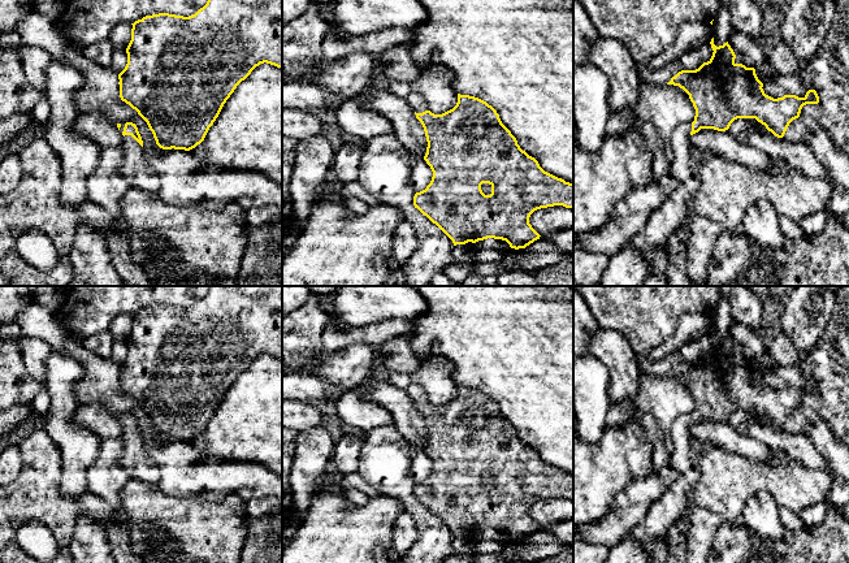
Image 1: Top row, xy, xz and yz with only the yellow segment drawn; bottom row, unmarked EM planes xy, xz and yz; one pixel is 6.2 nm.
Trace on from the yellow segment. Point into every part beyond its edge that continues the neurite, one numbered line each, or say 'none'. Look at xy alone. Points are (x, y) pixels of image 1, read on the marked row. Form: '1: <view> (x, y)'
1: xy (135, 169)

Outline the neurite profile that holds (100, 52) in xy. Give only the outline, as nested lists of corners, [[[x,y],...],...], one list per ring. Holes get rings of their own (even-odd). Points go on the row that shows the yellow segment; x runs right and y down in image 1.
[[[109,39],[99,40],[88,46],[82,47],[82,55],[101,66],[112,66],[112,56],[114,48]]]

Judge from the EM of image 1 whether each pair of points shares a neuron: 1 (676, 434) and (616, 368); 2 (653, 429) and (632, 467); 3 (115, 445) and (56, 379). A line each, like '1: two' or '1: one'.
1: two
2: two
3: two

